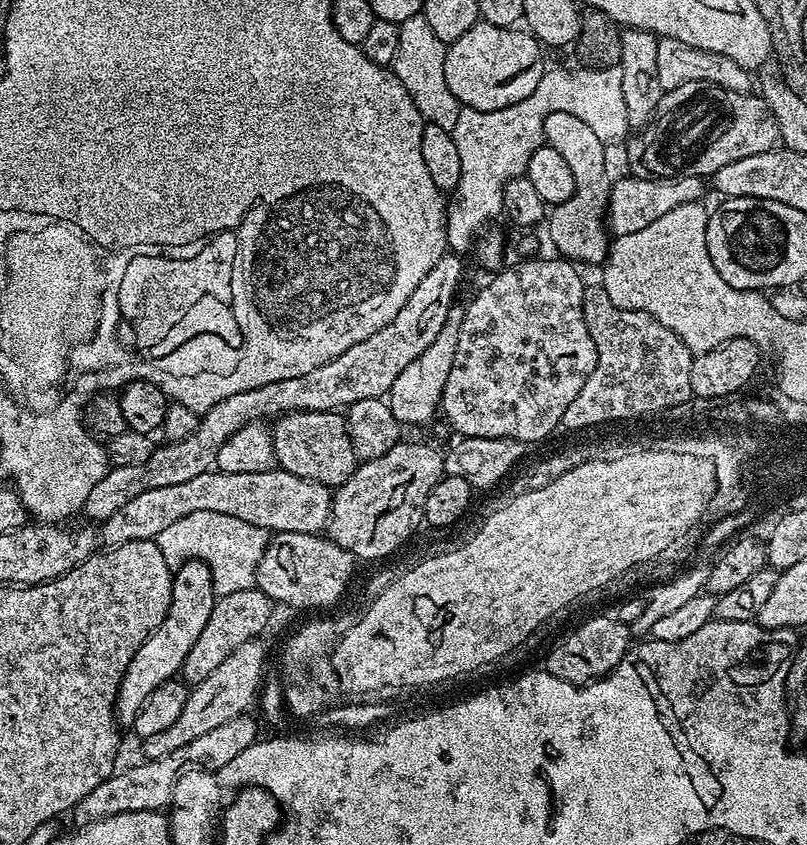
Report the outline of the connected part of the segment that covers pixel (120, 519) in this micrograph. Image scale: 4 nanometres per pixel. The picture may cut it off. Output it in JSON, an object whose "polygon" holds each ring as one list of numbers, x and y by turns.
{"polygon":[[209,470,187,482,178,482,175,486,158,486,158,490,146,490,146,494,138,494,138,498,126,502,126,506,114,510,110,518,102,521,98,528,98,540,105,549,117,548,135,540,155,540,158,534,162,534,162,530,166,530,166,526,198,510,230,514,259,528,266,528,272,534,319,533,332,514,332,497,333,493,324,484,298,478,283,470,254,474]]}

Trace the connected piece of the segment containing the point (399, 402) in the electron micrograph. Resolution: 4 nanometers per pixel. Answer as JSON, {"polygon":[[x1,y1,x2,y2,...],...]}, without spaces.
{"polygon":[[453,303,442,330,438,330,438,338,434,338,434,342,430,342,430,346,426,346,426,350,422,350,422,354,418,354,418,358,414,358,414,362,410,362,410,366,406,366,398,378,394,378,394,386,386,401,401,425,428,424,441,411,440,399,446,390,446,378,450,378,450,366,454,366,454,350,458,350,464,310,463,303]]}

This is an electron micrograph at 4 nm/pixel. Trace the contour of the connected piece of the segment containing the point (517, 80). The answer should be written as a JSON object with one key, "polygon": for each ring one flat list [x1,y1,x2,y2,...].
{"polygon":[[477,22,473,28,466,30,462,38,448,45,446,54,446,86,450,86,450,94,454,94,457,105,472,107,480,111,502,110,503,107,514,106,522,102,530,94,534,94,534,86,542,78,546,70,542,45,531,32,519,27,503,28]]}

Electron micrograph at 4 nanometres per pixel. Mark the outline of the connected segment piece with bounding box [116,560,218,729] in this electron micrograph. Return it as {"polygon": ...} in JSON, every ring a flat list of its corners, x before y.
{"polygon":[[188,560,175,569,170,610,166,610,166,618,162,618,158,630,154,630,150,638,142,642,138,654,130,658,130,666,126,666,126,674,122,674,122,682,116,688,116,722,121,729,131,729,135,725,154,686,162,686,183,669,186,654,190,654,194,642,198,642,198,634,202,634,206,622,210,622,210,610,214,610,217,599,212,572,202,561]]}

